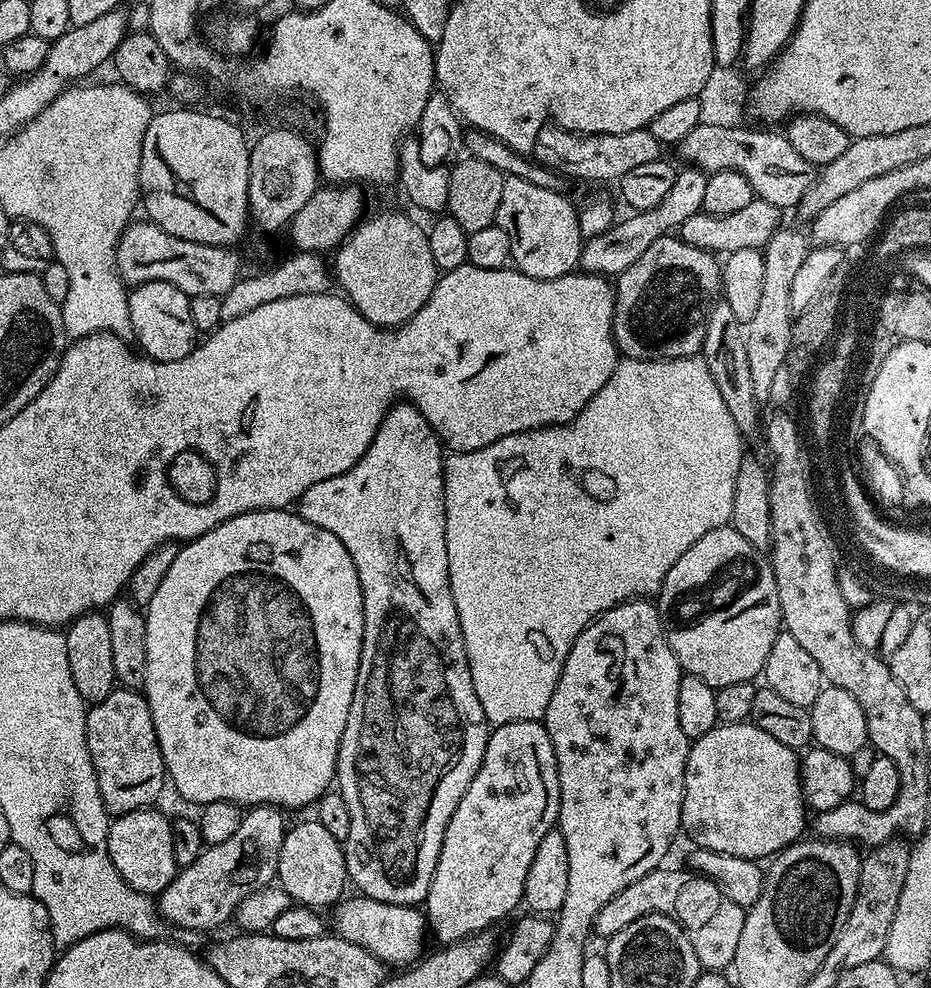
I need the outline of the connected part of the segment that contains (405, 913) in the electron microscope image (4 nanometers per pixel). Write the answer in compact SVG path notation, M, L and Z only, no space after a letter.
M352 894L347 898L341 899L339 903L331 909L330 928L335 935L340 936L346 942L354 942L354 946L362 946L374 958L378 958L385 966L400 964L396 966L411 966L425 955L424 935L429 935L428 917L419 907L411 904L391 904L390 902L378 902L369 896Z

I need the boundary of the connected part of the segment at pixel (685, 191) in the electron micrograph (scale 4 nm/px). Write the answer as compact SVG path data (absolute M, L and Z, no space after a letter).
M681 167L674 178L674 186L670 186L670 194L666 194L666 198L662 198L658 206L645 212L633 211L628 214L632 216L626 217L625 220L617 219L604 233L585 239L580 249L579 267L583 271L605 278L615 278L630 270L630 266L634 266L634 262L638 262L638 258L642 258L642 253L649 246L654 246L658 238L679 229L680 224L686 222L686 218L690 218L690 214L703 209L702 197L706 195L708 177L709 173L703 172L700 168Z

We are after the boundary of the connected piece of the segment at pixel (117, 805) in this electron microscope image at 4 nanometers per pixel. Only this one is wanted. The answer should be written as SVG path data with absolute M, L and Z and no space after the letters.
M113 688L102 702L91 705L87 709L86 746L90 750L90 762L94 762L94 774L98 778L98 790L102 794L102 802L113 817L133 812L139 808L155 805L164 784L166 788L166 773L164 759L156 741L154 718L150 714L148 699L143 691L135 688Z

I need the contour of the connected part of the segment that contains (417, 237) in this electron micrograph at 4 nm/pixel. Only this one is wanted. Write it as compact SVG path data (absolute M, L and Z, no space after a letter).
M376 212L370 216L361 219L343 244L335 249L334 280L340 283L339 291L369 322L379 328L395 330L426 306L438 279L438 269L430 255L427 231L423 227L420 229L406 213Z

